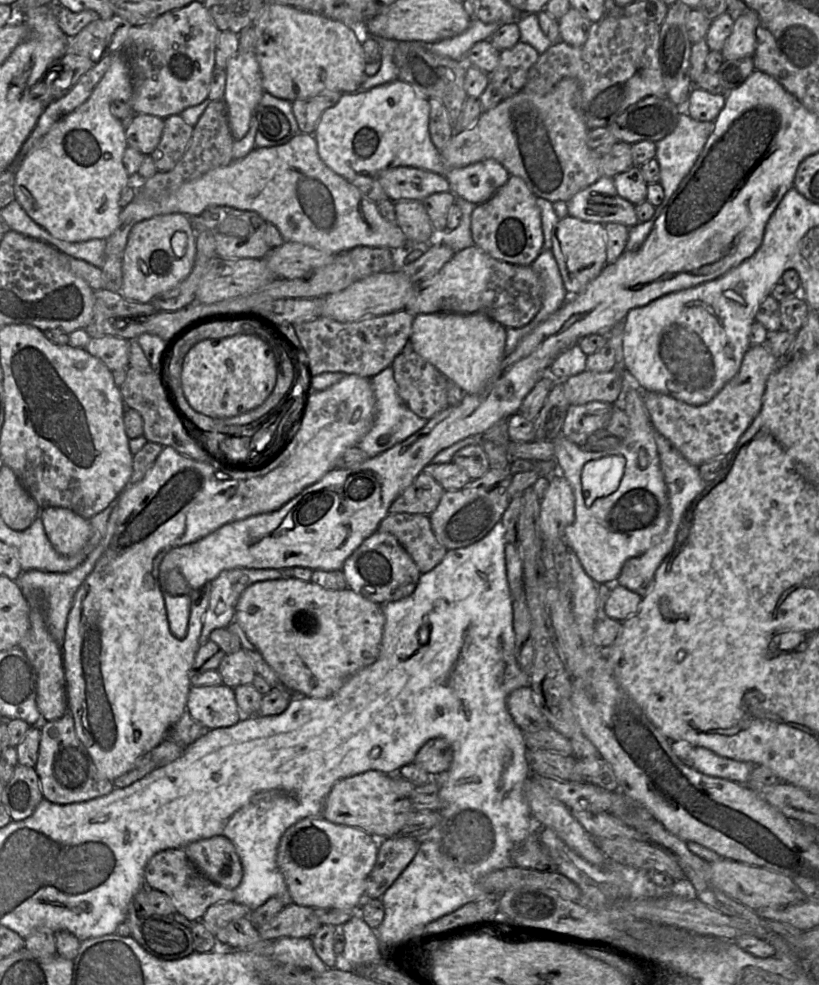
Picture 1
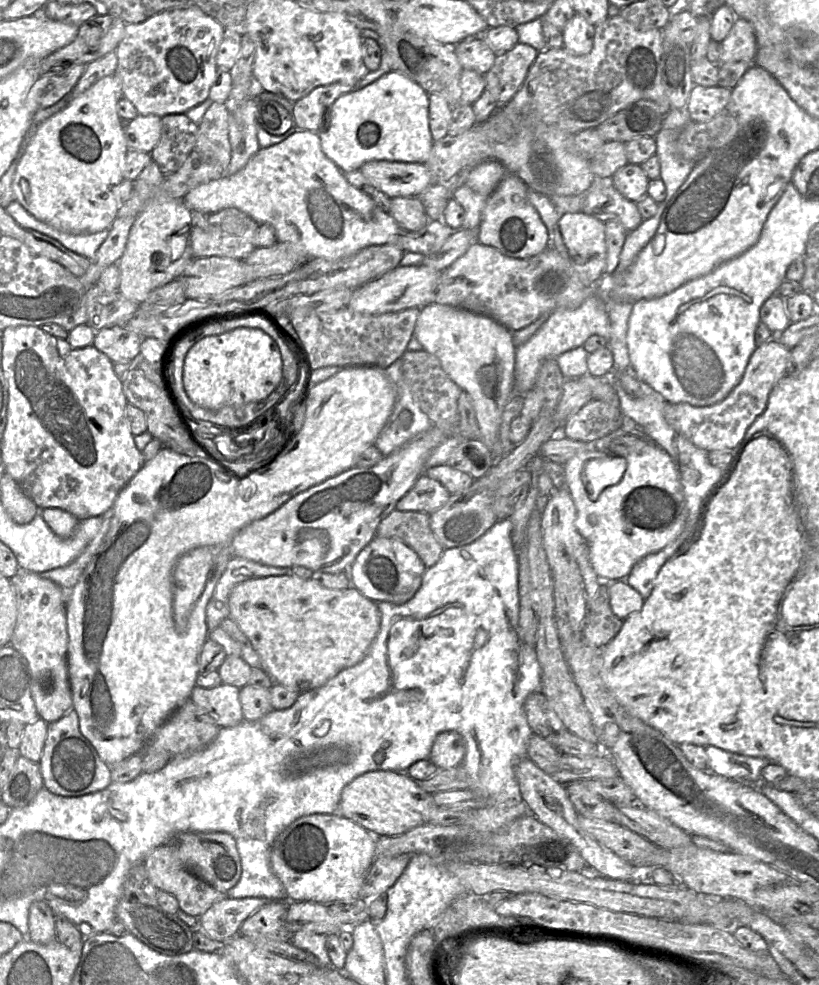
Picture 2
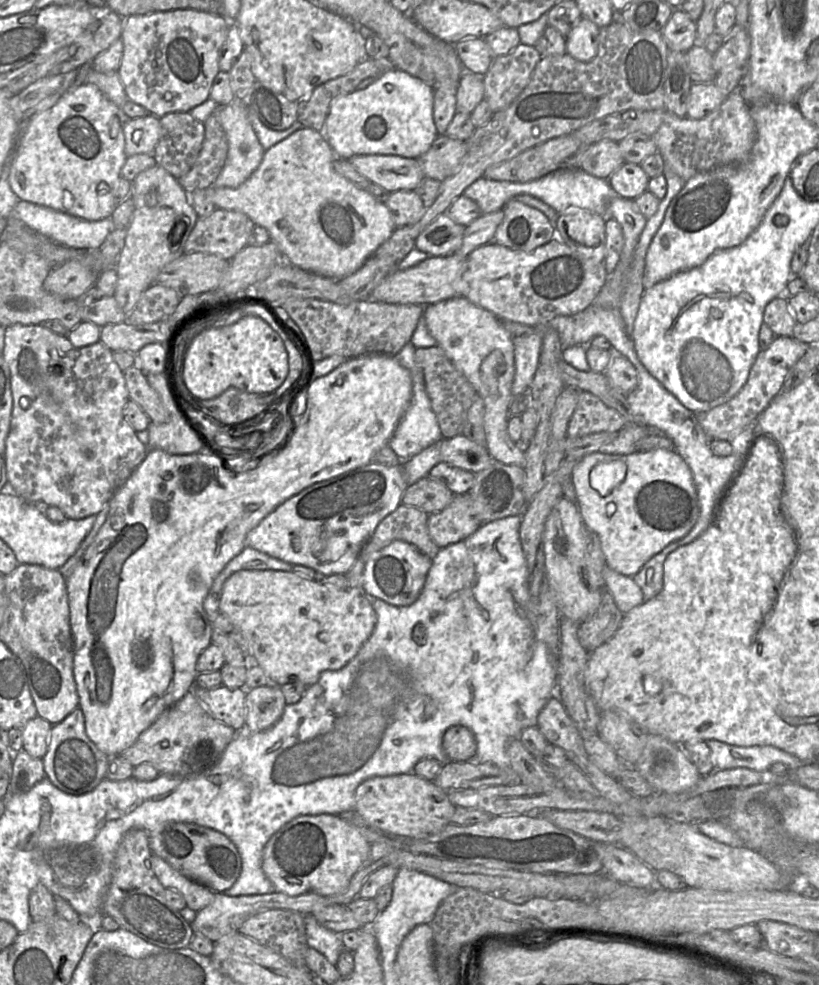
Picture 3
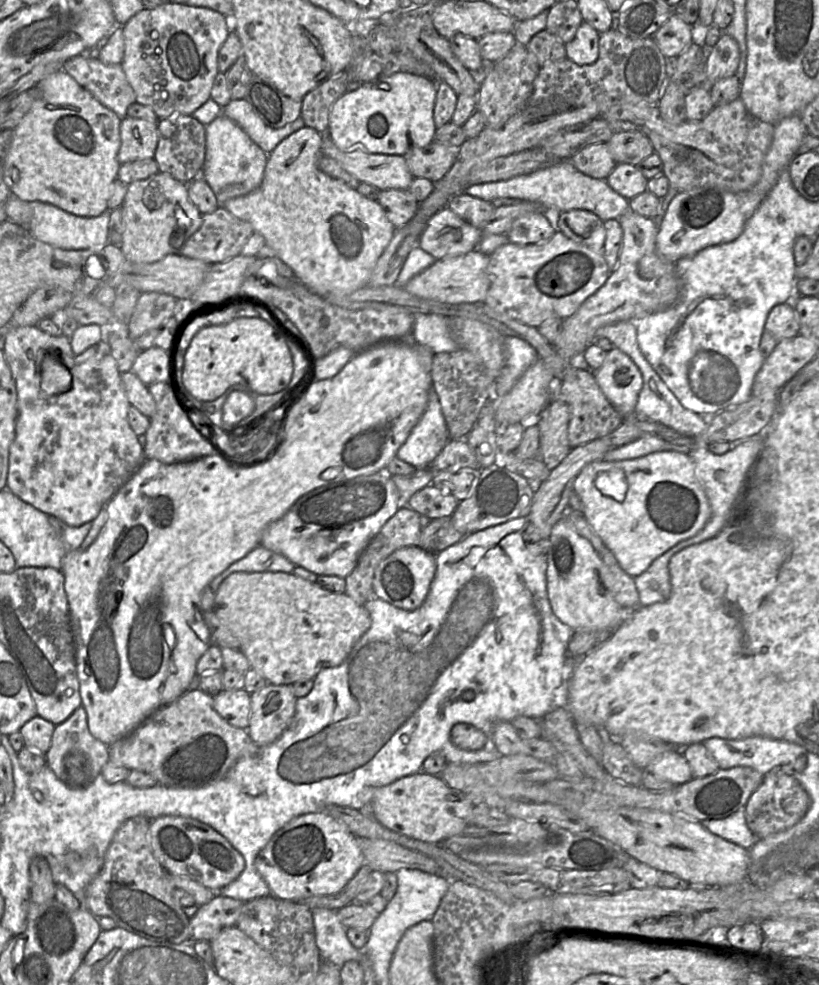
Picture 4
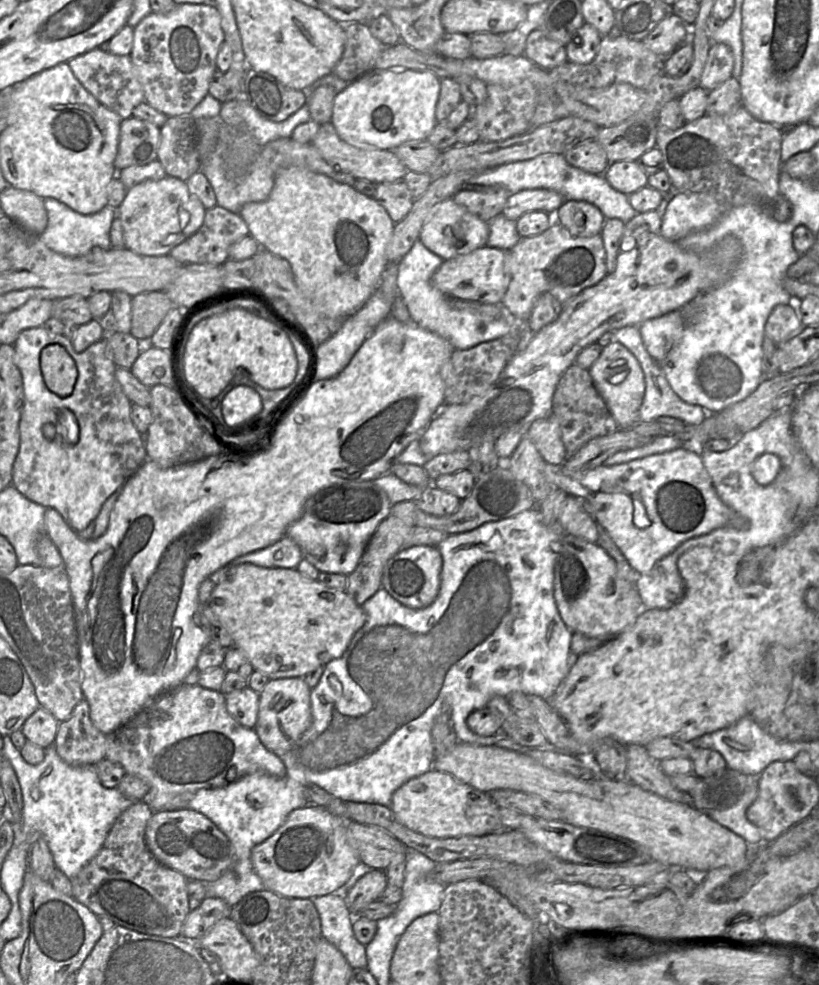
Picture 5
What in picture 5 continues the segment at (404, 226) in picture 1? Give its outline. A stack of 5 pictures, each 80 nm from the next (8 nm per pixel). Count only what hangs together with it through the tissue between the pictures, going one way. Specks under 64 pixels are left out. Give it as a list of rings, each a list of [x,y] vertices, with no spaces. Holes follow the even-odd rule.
[[[404,180],[376,184],[373,198],[387,211],[395,224],[408,214],[415,201]]]

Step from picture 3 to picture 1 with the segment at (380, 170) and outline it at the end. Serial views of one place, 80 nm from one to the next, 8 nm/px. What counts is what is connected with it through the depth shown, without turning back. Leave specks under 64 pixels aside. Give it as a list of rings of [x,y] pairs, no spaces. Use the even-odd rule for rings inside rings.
[[[415,167],[389,168],[376,178],[393,202],[404,199],[422,201],[431,194],[450,191],[444,176]]]

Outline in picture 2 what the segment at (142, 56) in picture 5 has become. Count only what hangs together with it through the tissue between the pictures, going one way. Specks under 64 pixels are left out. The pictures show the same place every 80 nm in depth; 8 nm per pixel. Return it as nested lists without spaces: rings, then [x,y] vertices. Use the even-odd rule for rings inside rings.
[[[194,6],[185,9],[164,11],[147,20],[125,25],[125,35],[115,52],[118,58],[116,75],[122,84],[123,97],[129,100],[139,115],[185,114],[189,109],[201,104],[209,96],[215,81],[216,56],[223,40],[225,28]]]

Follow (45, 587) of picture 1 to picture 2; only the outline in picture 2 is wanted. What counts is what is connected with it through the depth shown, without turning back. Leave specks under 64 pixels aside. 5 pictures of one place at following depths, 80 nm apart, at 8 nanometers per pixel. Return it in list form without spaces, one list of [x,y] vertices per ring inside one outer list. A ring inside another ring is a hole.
[[[107,510],[102,516],[102,524],[98,533],[84,548],[80,555],[71,563],[66,566],[58,567],[49,571],[45,571],[40,574],[42,577],[47,578],[55,582],[63,591],[65,603],[67,602],[69,595],[77,583],[80,575],[84,571],[85,567],[91,560],[96,550],[101,546],[105,538],[106,532],[101,533],[104,523],[107,520],[109,510]]]

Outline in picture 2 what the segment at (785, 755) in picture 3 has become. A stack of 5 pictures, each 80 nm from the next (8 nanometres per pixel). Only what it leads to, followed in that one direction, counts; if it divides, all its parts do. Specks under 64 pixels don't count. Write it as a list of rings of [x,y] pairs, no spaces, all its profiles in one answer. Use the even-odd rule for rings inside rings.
[[[707,745],[704,748],[708,757],[707,770],[737,781],[758,781],[761,770],[771,763],[764,757],[738,754],[713,745]]]

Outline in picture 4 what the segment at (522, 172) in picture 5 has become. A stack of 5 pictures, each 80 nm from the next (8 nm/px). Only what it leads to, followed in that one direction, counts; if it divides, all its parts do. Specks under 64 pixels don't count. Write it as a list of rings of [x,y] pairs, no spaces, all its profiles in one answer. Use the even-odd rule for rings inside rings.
[[[560,160],[547,168],[507,180],[474,184],[464,193],[491,202],[496,207],[522,200],[537,203],[546,210],[557,213],[573,209],[588,210],[603,221],[619,219],[630,209],[629,200],[615,192],[605,179],[583,174],[569,160]]]

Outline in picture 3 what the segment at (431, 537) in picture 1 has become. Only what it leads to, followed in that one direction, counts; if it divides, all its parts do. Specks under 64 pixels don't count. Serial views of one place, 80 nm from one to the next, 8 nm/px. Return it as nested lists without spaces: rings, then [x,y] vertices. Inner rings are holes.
[[[400,505],[395,511],[386,516],[377,526],[370,540],[363,547],[360,555],[352,568],[345,575],[347,577],[349,588],[362,589],[363,572],[365,564],[372,554],[383,549],[395,540],[405,541],[415,546],[422,554],[433,559],[441,549],[430,537],[428,533],[429,514],[416,508]]]

